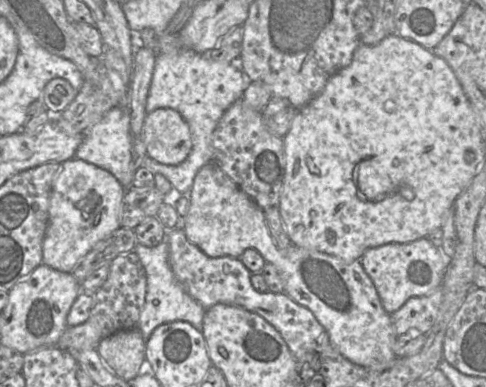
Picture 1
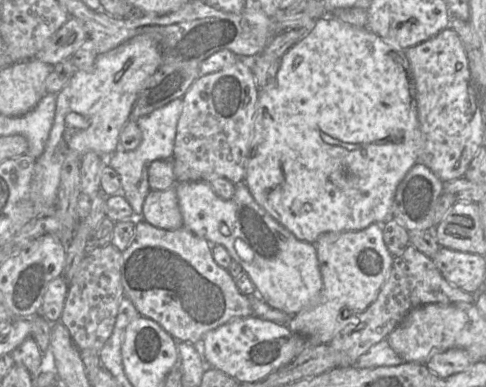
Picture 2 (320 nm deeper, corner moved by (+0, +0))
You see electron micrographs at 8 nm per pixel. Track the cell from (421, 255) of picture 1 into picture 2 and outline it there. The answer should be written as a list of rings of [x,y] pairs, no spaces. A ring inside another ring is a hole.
[[[374,223],[359,231],[327,232],[322,234],[315,243],[317,259],[322,277],[322,289],[317,301],[290,316],[286,323],[289,330],[299,335],[313,345],[329,343],[333,337],[346,325],[355,321],[354,314],[363,312],[376,299],[379,290],[389,276],[394,257],[389,253],[383,240],[383,228],[380,223]],[[342,312],[351,312],[349,317],[342,320]]]

